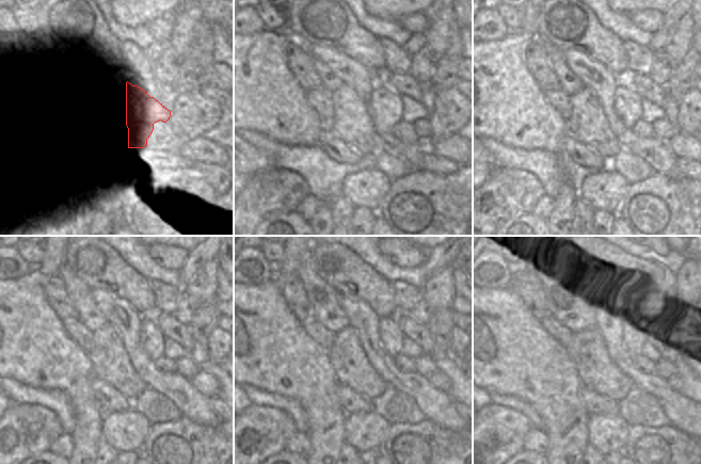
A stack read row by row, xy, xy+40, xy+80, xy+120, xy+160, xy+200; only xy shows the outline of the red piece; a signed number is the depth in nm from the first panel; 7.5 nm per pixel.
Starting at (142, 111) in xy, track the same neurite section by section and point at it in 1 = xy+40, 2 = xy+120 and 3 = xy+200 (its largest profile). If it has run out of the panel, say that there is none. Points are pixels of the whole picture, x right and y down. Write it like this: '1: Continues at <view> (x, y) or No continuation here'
1: Continues at xy+40 (384, 105)
2: Continues at xy+120 (152, 338)
3: Continues at xy+200 (634, 334).

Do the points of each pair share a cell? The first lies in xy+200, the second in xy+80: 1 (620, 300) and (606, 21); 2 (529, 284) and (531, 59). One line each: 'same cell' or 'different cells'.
1: different cells
2: same cell

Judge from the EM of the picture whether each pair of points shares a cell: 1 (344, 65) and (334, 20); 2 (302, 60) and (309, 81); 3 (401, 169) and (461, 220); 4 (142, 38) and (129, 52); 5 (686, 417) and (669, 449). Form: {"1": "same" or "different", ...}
{"1": "different", "2": "same", "3": "different", "4": "different", "5": "different"}

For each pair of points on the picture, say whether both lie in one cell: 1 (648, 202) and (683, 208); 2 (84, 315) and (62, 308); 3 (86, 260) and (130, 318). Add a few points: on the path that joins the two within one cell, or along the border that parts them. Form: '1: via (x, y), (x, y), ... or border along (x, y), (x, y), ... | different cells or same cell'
1: via (656, 203), (667, 203), (674, 208) | same cell
2: border along (65, 290), (78, 318) | different cells
3: border along (92, 288), (107, 290), (124, 299), (133, 308) | different cells

